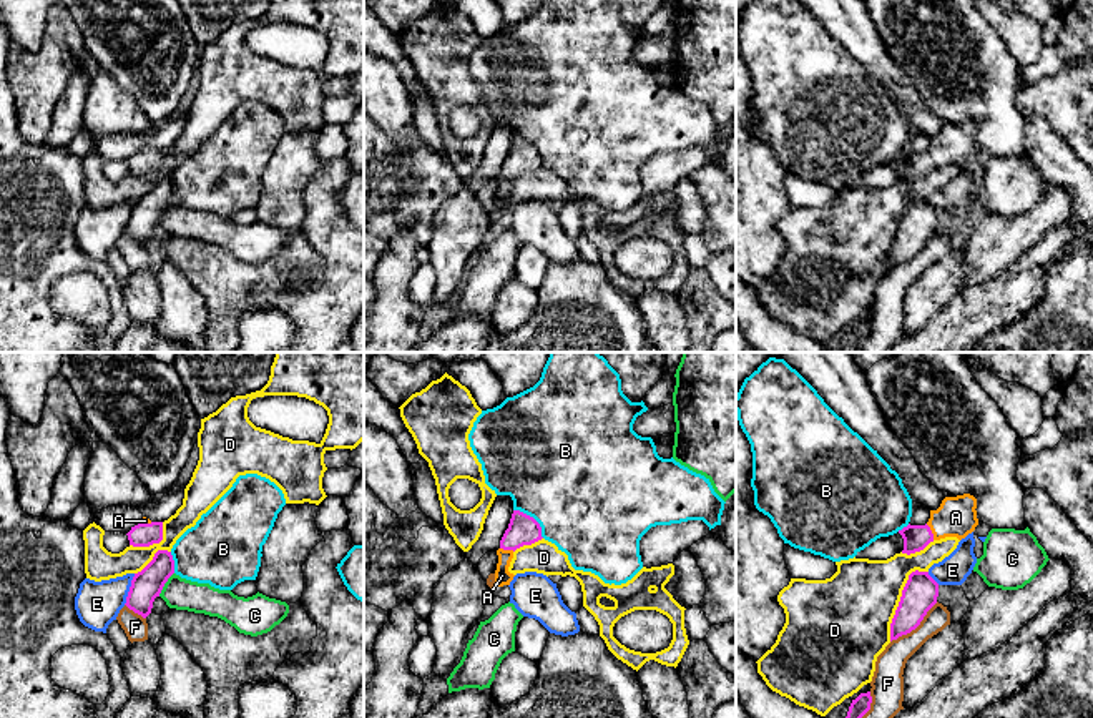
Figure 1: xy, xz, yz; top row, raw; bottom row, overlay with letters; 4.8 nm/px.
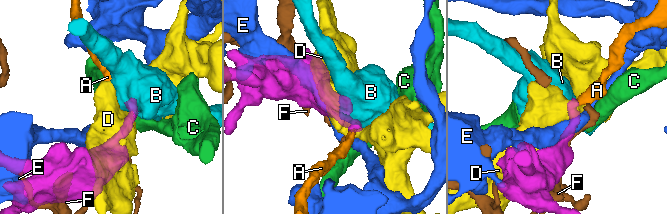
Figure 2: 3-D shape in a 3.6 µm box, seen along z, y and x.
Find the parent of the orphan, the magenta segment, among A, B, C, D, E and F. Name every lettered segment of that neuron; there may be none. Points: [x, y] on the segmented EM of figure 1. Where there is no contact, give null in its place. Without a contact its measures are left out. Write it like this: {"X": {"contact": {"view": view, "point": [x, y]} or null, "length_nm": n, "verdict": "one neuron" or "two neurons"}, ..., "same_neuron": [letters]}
{"A": {"contact": {"view": "yz", "point": [931, 532]}, "length_nm": 90, "verdict": "one neuron"}, "B": {"contact": {"view": "xz", "point": [534, 519]}, "length_nm": 200, "verdict": "two neurons"}, "C": {"contact": {"view": "xy", "point": [165, 582]}, "length_nm": 140, "verdict": "two neurons"}, "D": {"contact": {"view": "yz", "point": [901, 599]}, "length_nm": 400, "verdict": "two neurons"}, "E": {"contact": {"view": "xy", "point": [130, 589]}, "length_nm": 160, "verdict": "two neurons"}, "F": {"contact": {"view": "yz", "point": [916, 627]}, "length_nm": 300, "verdict": "two neurons"}, "same_neuron": ["A"]}

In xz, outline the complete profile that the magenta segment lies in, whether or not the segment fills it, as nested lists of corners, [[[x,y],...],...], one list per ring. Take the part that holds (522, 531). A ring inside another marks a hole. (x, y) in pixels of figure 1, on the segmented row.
[[[513,510],[508,529],[505,530],[500,540],[500,548],[497,550],[498,563],[492,590],[497,587],[510,585],[510,582],[513,580],[515,575],[508,572],[513,552],[542,538],[540,524],[533,517],[520,510]]]

